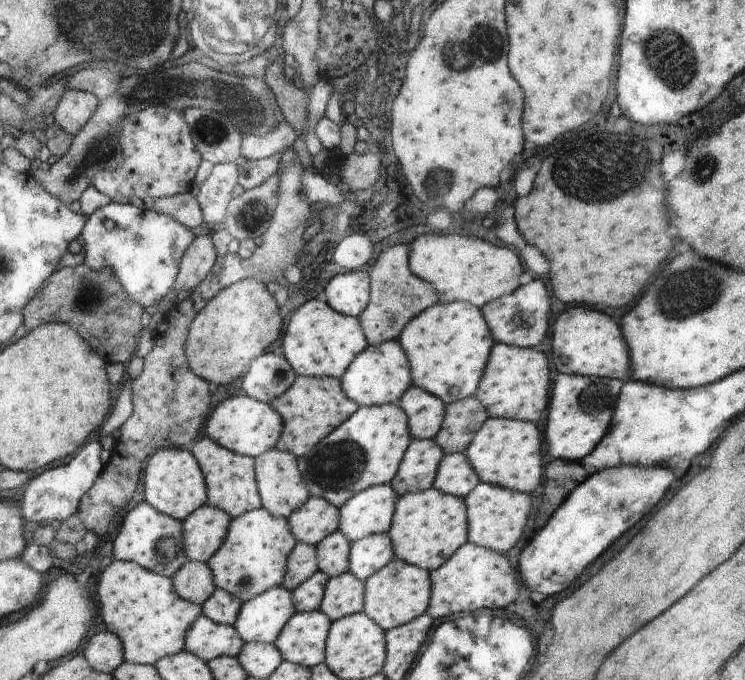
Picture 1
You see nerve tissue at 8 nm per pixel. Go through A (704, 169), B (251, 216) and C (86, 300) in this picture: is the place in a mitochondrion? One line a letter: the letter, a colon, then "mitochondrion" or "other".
A: mitochondrion
B: mitochondrion
C: mitochondrion

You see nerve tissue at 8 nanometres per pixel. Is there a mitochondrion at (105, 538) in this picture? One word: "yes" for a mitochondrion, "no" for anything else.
no

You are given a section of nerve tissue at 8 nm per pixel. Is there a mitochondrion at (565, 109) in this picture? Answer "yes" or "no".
no

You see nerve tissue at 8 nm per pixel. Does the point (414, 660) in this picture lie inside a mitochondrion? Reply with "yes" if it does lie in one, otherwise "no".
no

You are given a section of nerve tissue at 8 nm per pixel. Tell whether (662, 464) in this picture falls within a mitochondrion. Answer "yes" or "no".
no

